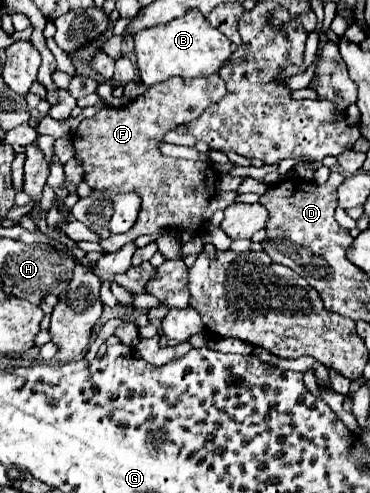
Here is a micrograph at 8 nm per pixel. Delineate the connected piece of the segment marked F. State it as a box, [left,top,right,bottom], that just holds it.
[73,76,225,250]

